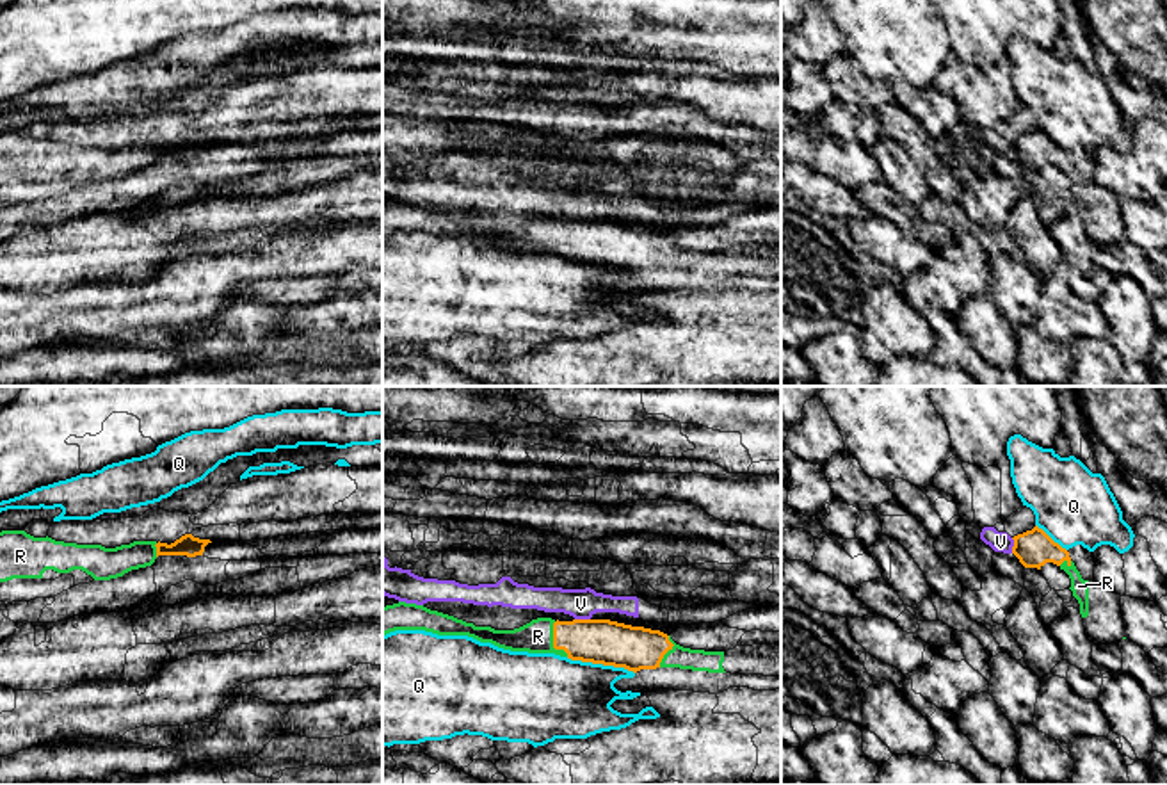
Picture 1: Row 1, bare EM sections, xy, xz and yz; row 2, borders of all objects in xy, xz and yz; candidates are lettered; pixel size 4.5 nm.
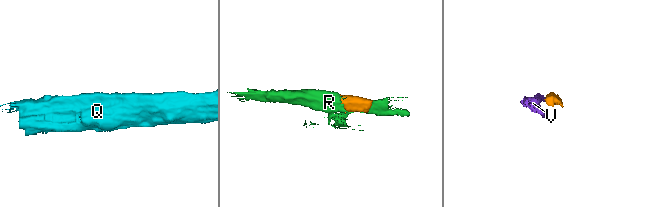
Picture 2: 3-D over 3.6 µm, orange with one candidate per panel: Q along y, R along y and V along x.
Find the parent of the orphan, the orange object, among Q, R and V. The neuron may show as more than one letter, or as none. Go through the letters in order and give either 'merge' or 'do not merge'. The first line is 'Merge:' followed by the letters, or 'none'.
Merge: R
Q: do not merge
R: merge
V: do not merge

